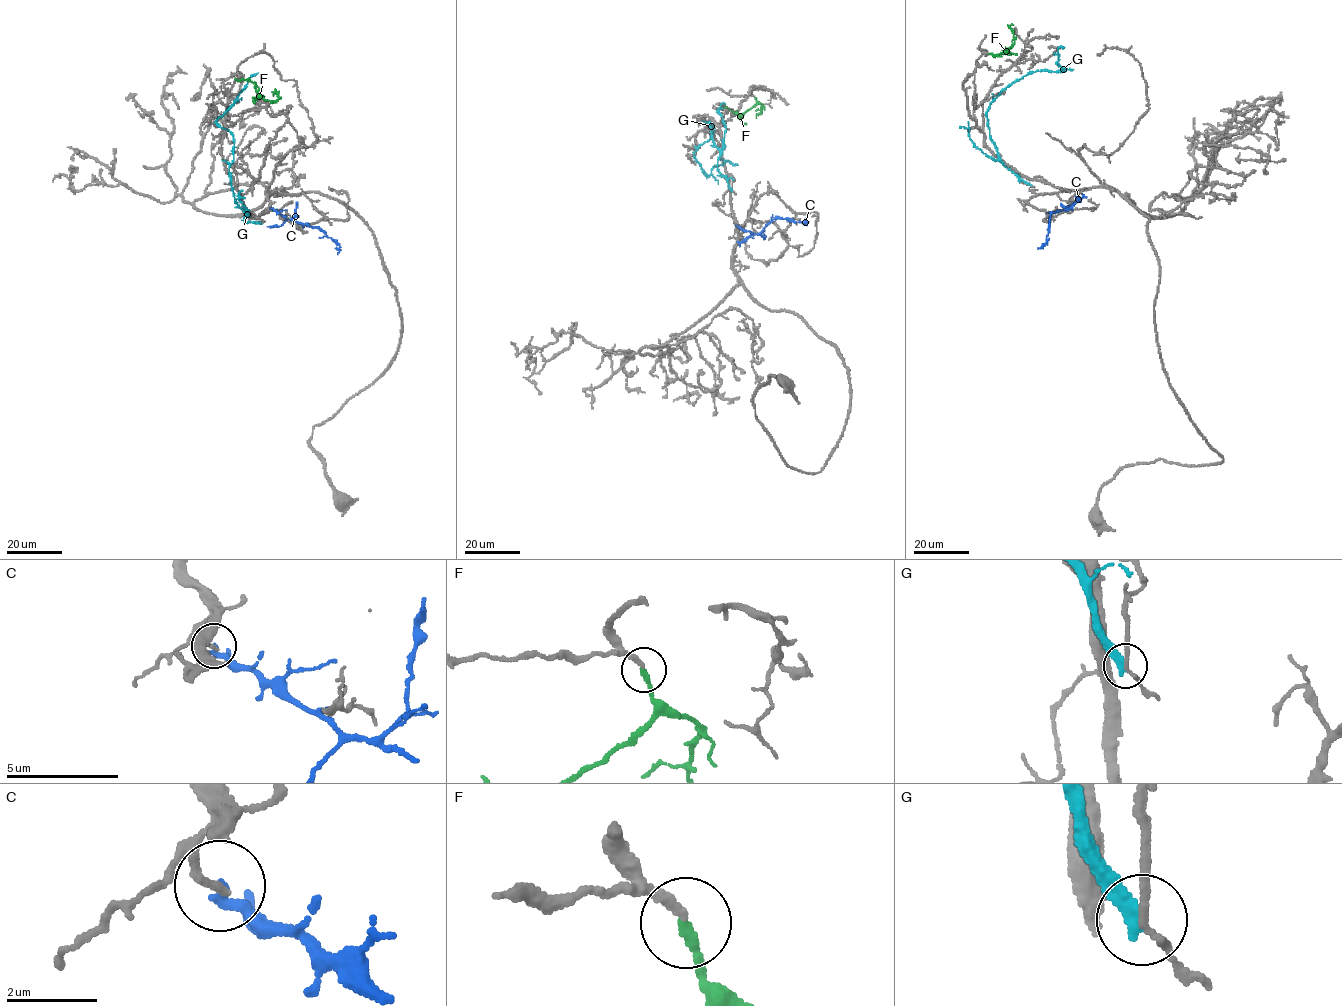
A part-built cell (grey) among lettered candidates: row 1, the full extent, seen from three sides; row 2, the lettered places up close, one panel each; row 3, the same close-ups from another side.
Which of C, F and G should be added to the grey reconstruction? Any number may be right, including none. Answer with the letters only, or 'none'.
F

